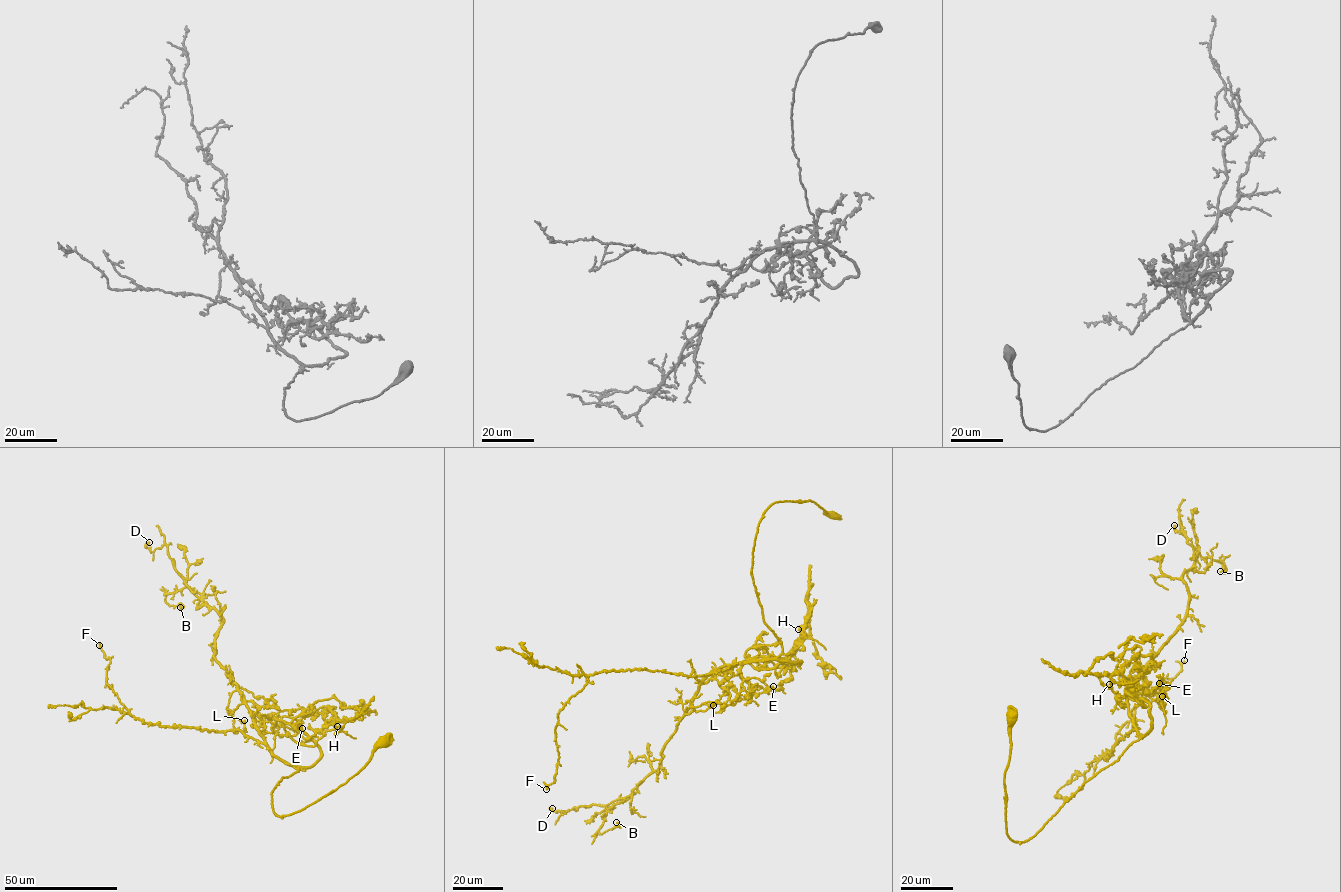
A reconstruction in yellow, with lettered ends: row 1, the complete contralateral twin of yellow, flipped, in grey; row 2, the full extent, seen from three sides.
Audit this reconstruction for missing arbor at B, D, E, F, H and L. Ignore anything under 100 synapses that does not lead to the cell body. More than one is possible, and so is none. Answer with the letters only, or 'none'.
none

